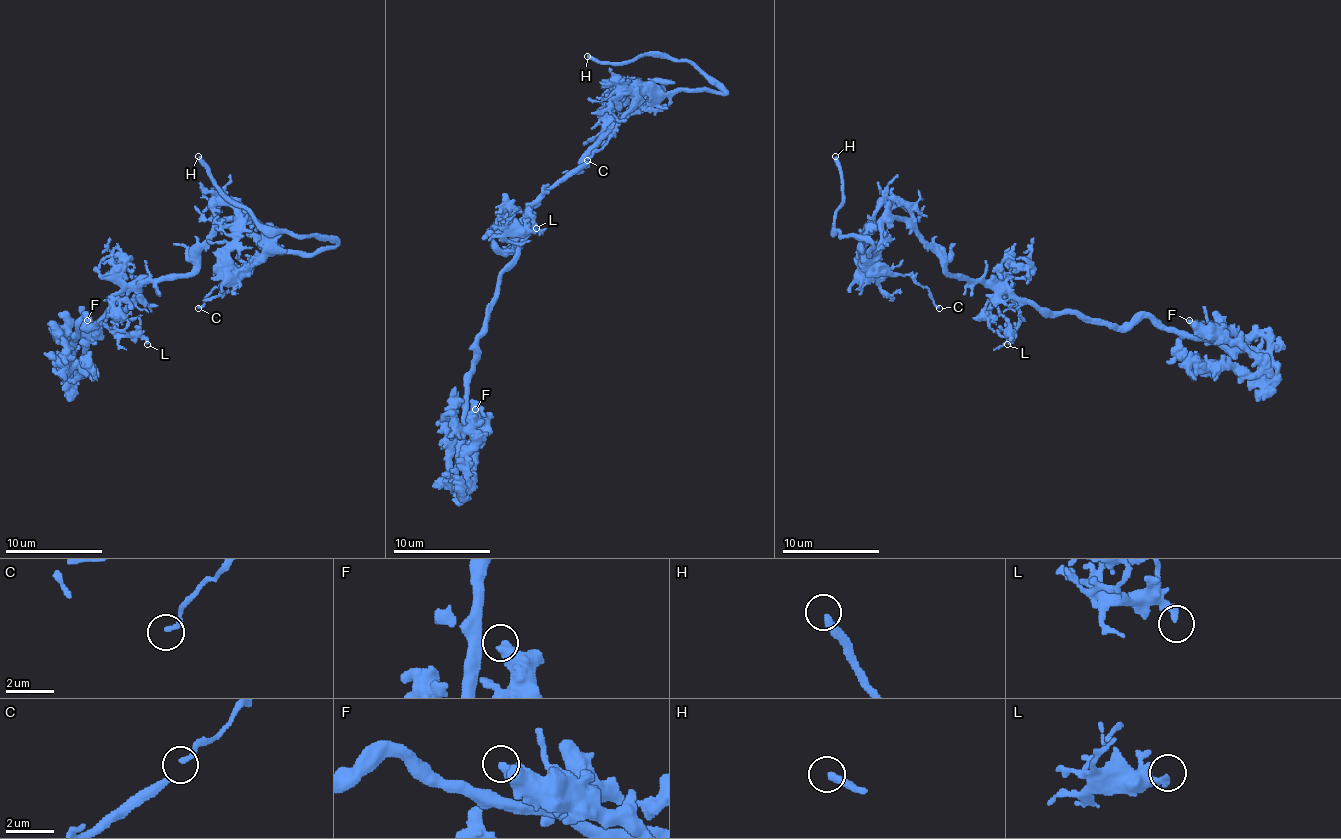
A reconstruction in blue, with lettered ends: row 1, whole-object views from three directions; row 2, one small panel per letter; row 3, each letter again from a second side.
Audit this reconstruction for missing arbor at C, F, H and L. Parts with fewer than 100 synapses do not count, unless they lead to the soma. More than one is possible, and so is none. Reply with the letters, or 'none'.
H

